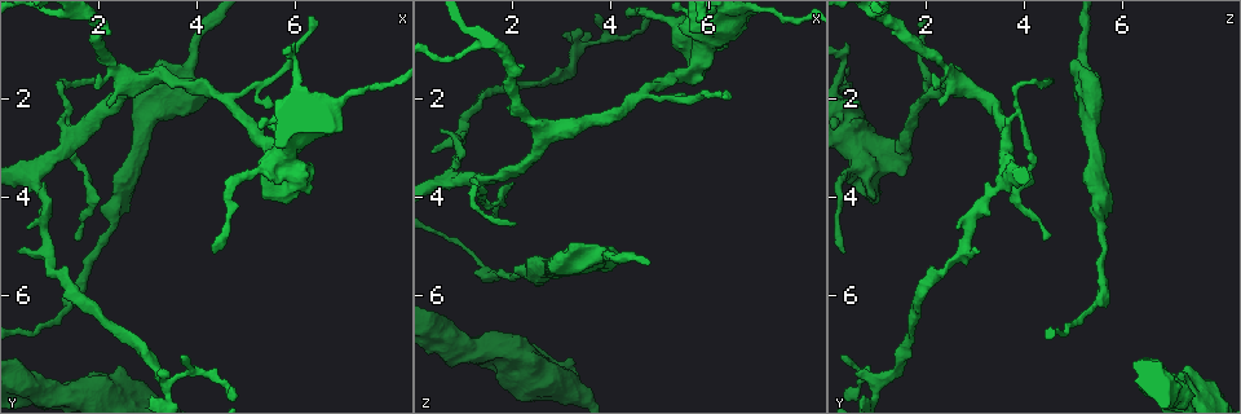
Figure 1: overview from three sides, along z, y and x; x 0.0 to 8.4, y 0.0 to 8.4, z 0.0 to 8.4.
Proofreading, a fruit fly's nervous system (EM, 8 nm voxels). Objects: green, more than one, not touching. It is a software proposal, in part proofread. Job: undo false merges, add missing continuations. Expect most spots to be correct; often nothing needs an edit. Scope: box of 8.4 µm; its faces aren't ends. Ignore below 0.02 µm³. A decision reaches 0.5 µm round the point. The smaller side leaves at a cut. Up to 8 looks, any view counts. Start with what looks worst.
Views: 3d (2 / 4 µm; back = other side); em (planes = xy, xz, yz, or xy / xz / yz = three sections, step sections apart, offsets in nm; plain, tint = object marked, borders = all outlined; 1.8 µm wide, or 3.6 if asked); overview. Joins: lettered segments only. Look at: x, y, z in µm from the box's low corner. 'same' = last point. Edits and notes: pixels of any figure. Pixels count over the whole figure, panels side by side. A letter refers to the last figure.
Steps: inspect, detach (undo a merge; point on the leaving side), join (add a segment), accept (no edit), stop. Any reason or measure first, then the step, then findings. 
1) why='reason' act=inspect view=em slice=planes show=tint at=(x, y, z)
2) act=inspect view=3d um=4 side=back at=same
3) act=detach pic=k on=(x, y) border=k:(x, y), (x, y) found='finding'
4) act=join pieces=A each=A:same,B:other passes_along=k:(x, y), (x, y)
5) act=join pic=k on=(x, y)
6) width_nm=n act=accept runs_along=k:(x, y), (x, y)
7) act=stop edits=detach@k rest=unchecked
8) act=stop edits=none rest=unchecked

why='abrupt turn' act=inspect view=3d um=4 at=(5.75, 3.30, 0.85)

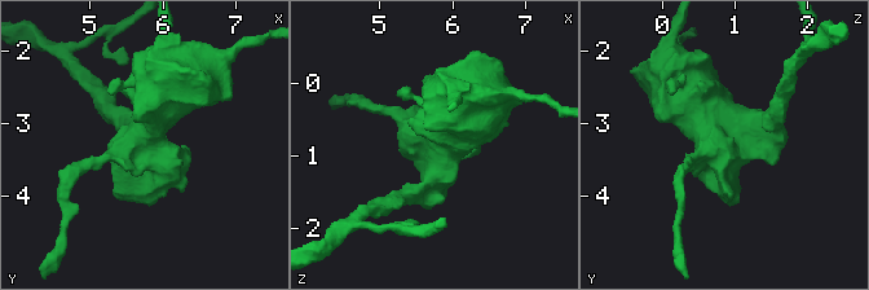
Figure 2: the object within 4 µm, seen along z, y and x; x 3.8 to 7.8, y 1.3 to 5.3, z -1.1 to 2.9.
act=inspect view=em slice=planes show=tint at=(5.75, 3.30, 0.80)

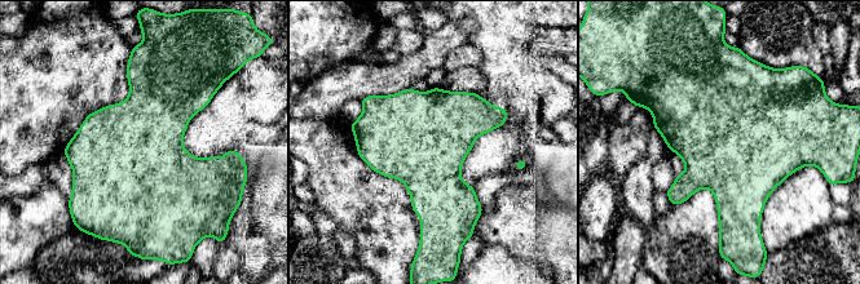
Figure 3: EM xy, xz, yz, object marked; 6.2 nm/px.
act=inspect view=em slice=planes show=borders at=same

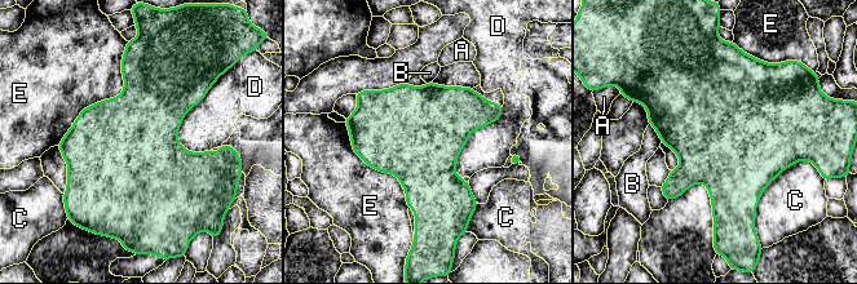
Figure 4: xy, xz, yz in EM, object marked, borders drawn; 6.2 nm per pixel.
width_nm=600 act=accept each=A:other,B:other,C:other,D:other,E:other border=4:(211, 87), (177, 132), (190, 152) found='one cell here'

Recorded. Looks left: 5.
why='thick turns thin' act=inspect view=em um=3.6 slice=xy step=8 show=tint at=(2.40, 7.90, 7.45)

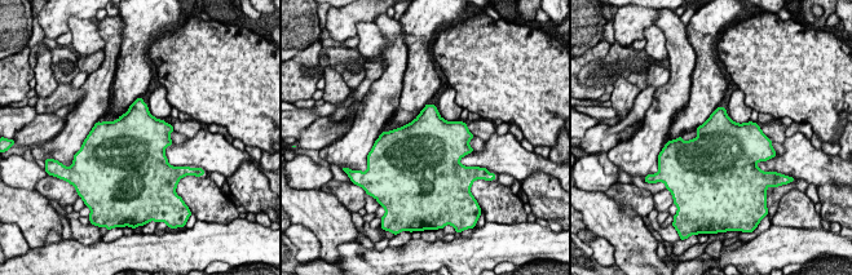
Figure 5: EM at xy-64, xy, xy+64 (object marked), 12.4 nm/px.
why='another direction' act=inspect view=em um=3.6 slice=xz step=8 show=borders at=same

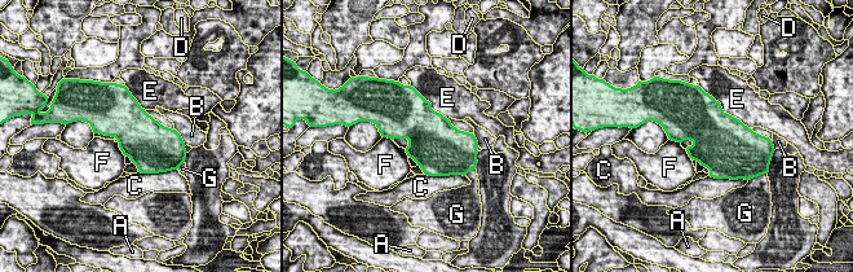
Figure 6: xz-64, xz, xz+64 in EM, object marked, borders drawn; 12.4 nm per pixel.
longest_contact=E:750nm act=accept each=A:other,B:other,C:other,D:other,E:other,F:other,G:other border=6:(118, 143), (124, 156) found='all the same cell'

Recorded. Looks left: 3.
why='thin end' act=inspect view=3d um=4 at=(2.05, 1.75, 4.55)

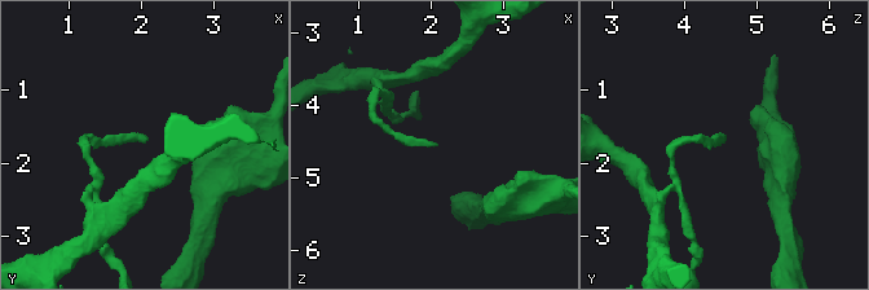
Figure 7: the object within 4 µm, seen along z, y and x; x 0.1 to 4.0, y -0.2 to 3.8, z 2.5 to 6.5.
why='shape alone is not enough' act=inspect view=em um=3.6 slice=yz step=16 show=borders at=(2.10, 1.70, 4.55)

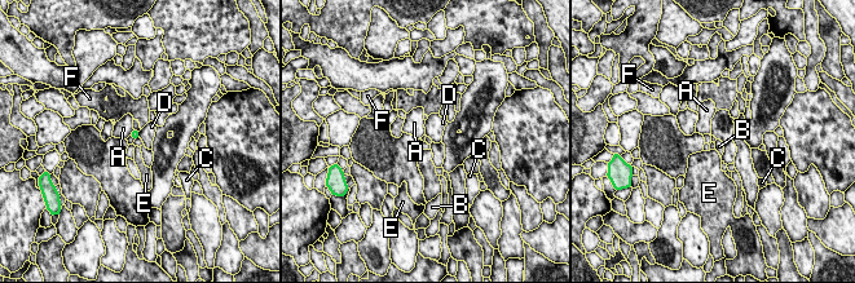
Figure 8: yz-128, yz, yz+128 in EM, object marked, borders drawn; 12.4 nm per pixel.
why='another direction' act=inspect view=em um=3.6 slice=planes show=borders at=same

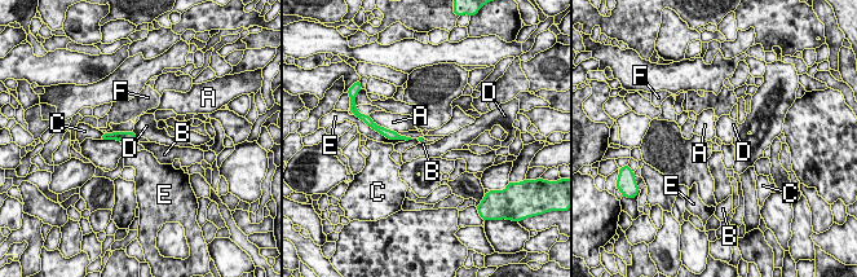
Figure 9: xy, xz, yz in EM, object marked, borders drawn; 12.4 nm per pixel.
act=join pieces=B each=A:other,B:same,C:other,D:other,E:other,F:other found='it goes on there'

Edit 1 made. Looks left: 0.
act=stop edits=join@9 rest=unchecked

